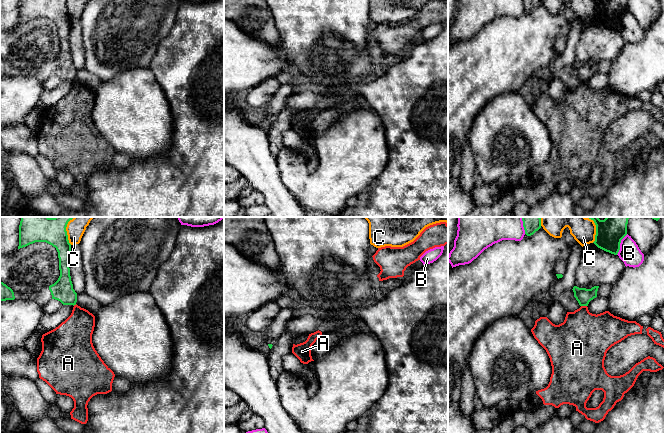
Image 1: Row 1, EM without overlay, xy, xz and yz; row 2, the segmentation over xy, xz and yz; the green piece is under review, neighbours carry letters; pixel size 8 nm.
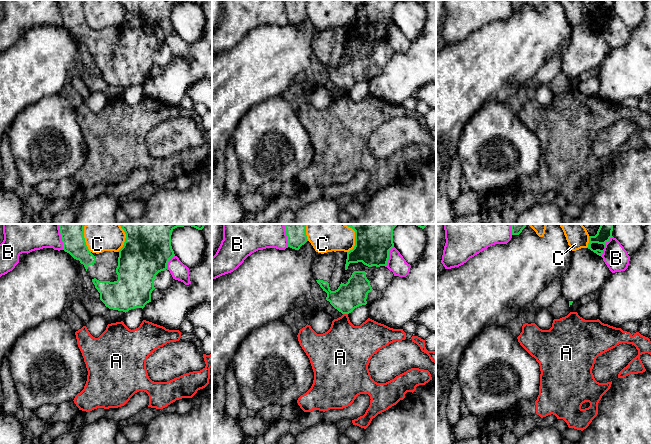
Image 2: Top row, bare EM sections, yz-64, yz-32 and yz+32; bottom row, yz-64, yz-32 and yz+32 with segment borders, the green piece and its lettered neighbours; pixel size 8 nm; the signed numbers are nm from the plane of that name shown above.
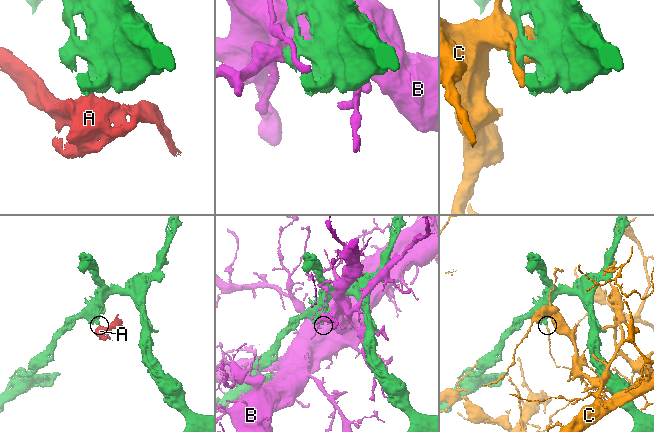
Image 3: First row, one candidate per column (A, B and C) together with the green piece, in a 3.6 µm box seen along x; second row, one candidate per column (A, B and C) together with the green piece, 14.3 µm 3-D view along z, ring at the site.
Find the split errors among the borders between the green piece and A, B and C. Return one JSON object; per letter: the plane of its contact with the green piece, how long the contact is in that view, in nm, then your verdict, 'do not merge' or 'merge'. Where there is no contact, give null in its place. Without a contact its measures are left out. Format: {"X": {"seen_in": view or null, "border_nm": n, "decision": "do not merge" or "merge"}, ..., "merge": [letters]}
{"A": {"seen_in": "yz", "border_nm": 50, "decision": "do not merge"}, "B": {"seen_in": "yz", "border_nm": 190, "decision": "do not merge"}, "C": {"seen_in": "xy", "border_nm": 170, "decision": "do not merge"}, "merge": []}

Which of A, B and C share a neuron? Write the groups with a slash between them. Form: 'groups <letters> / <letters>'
groups A / B / C

